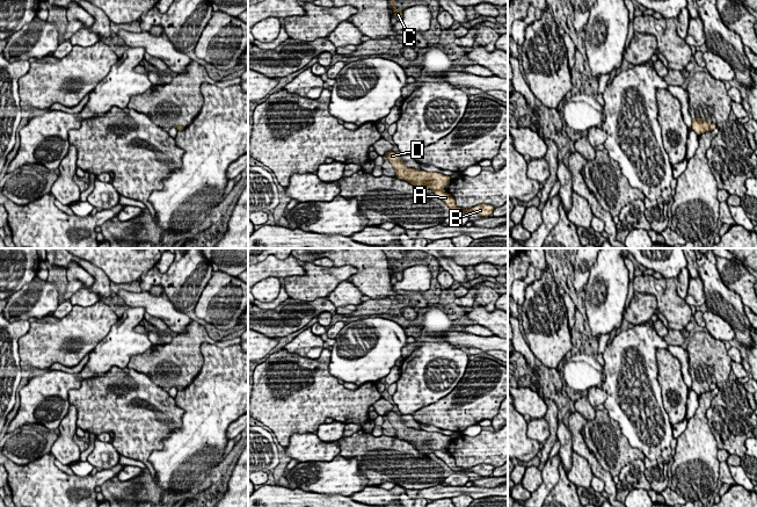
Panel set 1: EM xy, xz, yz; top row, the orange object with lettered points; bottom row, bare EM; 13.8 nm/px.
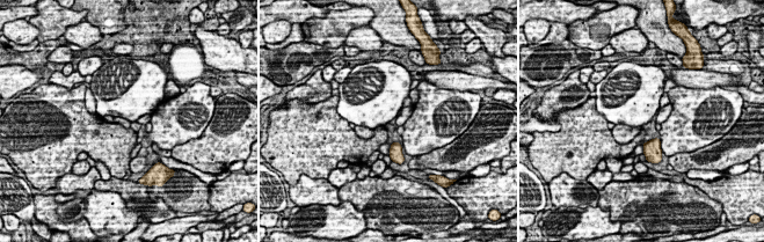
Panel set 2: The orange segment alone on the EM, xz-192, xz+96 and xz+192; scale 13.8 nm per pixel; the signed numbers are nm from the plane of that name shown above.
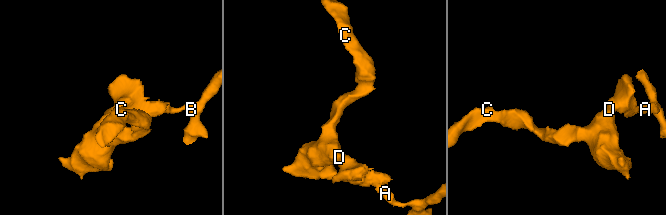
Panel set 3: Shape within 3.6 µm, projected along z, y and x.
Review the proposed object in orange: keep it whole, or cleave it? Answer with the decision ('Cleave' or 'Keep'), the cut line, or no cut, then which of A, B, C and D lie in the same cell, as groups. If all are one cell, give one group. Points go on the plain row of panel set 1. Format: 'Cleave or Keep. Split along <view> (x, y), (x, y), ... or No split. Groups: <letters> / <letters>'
Cleave. Split along xz (435, 449), (439, 450). Groups: A B / C D

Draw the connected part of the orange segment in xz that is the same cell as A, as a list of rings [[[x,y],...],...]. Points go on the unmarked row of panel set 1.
[[[435,450],[434,454],[454,472],[460,472],[460,473],[475,472],[482,478],[493,475],[495,469],[493,465],[487,465],[487,464],[480,464],[472,469],[461,469],[456,465],[456,459],[449,452],[444,452],[442,450]]]

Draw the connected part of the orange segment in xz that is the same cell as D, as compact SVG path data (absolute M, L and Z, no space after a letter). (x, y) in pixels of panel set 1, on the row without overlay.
M388 411L384 415L388 419L392 426L395 428L395 437L405 440L413 444L416 449L432 449L441 450L444 446L449 446L451 436L442 433L425 432L422 429L409 428L401 421L401 414Z

